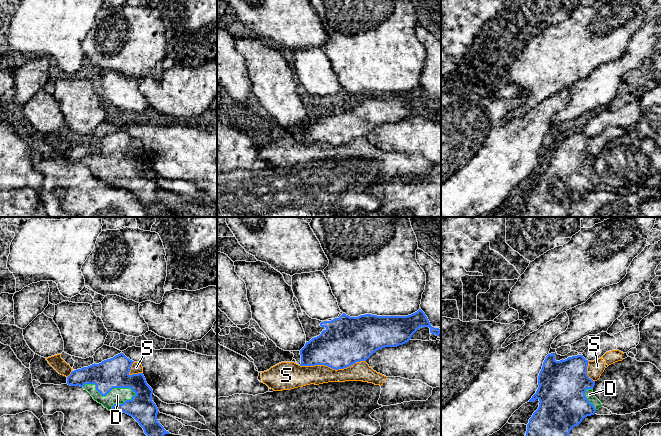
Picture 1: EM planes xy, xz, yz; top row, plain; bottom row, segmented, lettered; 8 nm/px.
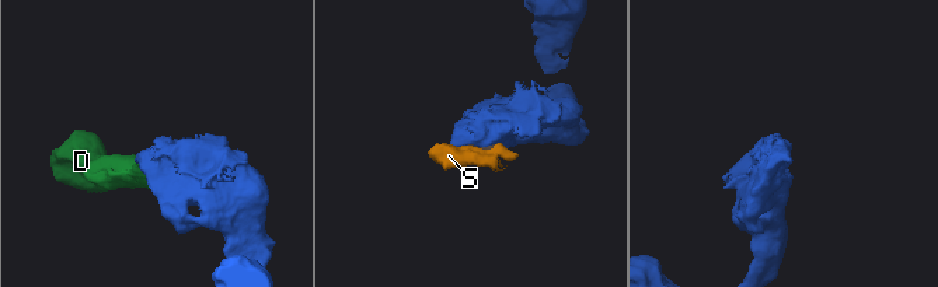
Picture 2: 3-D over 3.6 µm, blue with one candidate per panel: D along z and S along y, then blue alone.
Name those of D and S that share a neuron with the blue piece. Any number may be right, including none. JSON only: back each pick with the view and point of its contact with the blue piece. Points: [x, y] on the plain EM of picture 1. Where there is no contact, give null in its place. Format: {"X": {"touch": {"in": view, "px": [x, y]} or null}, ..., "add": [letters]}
{"D": {"touch": {"in": "xy", "px": [108, 168]}}, "add": ["D"]}

